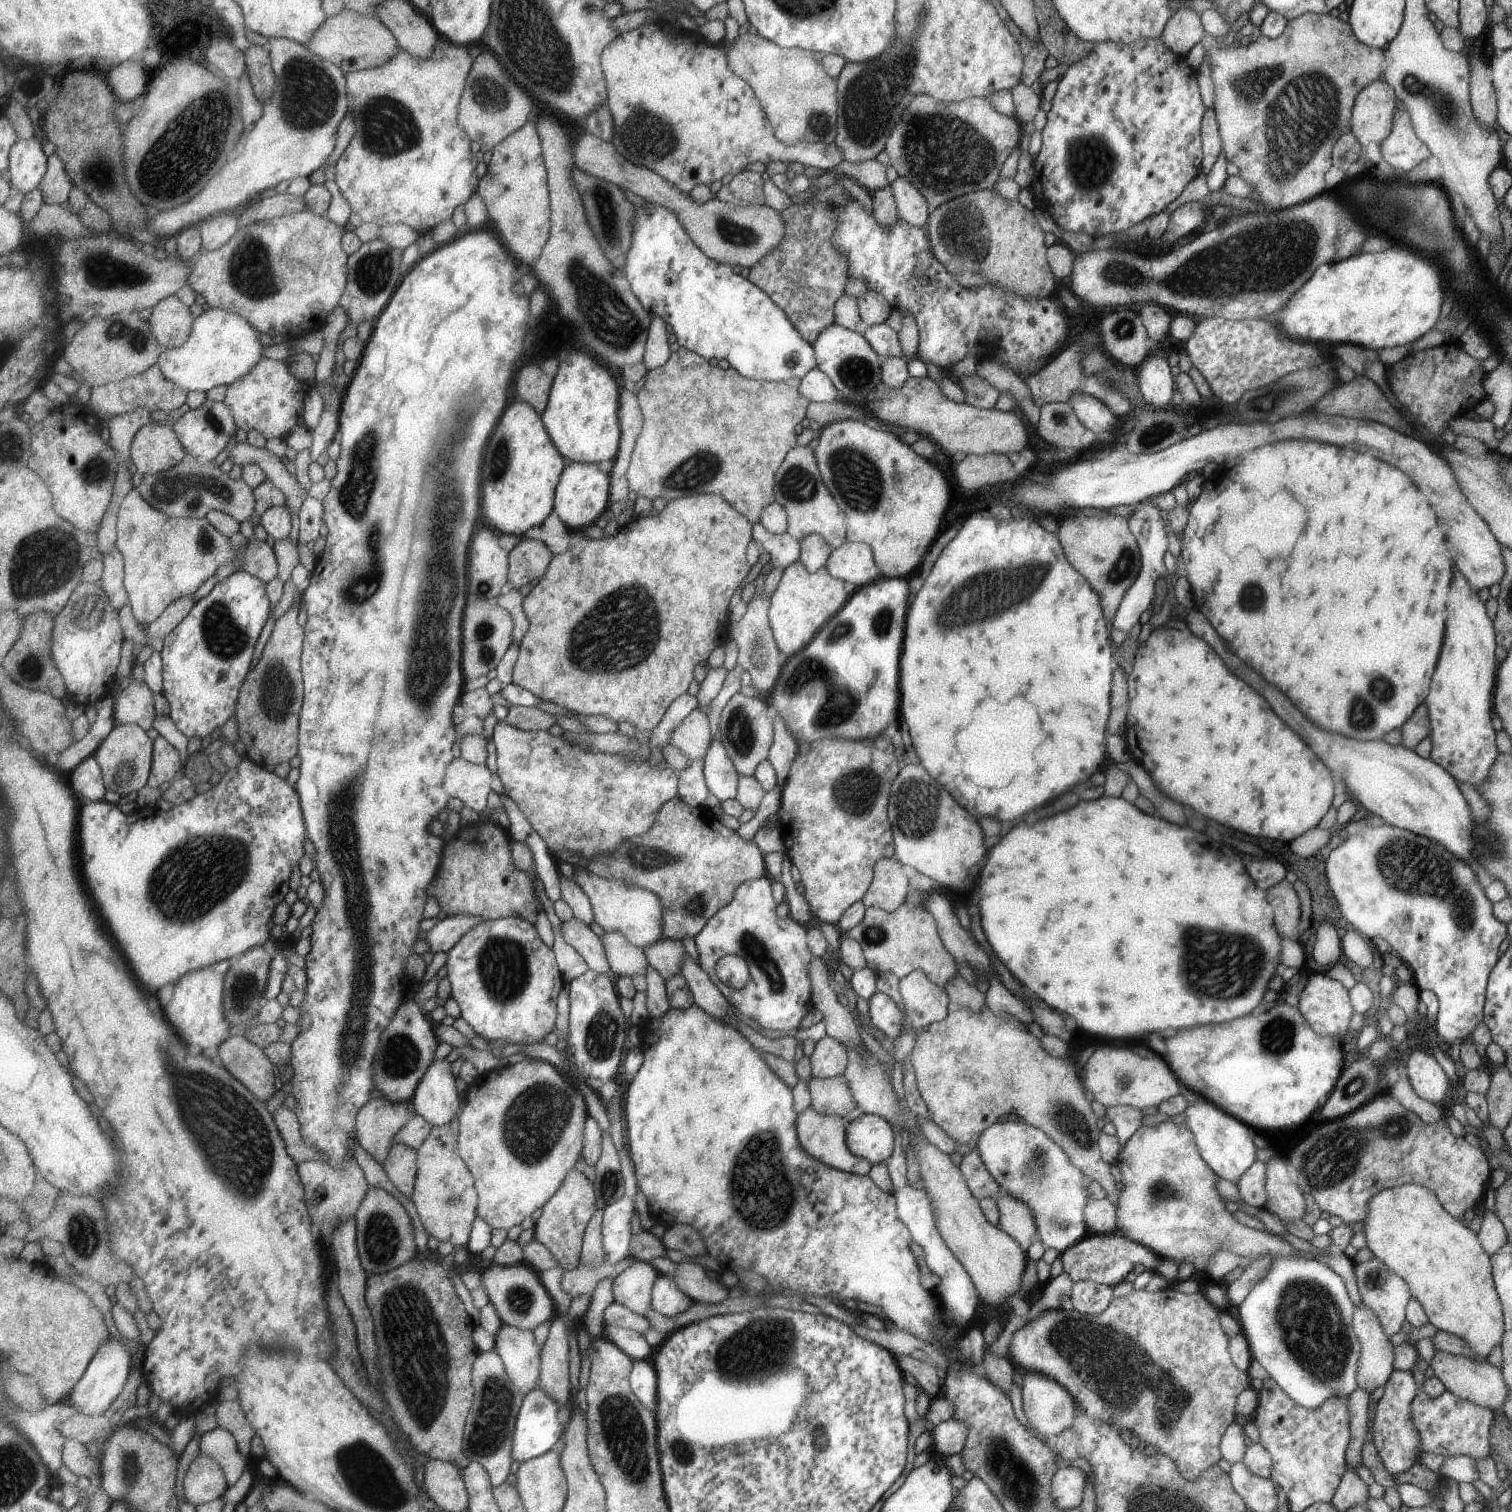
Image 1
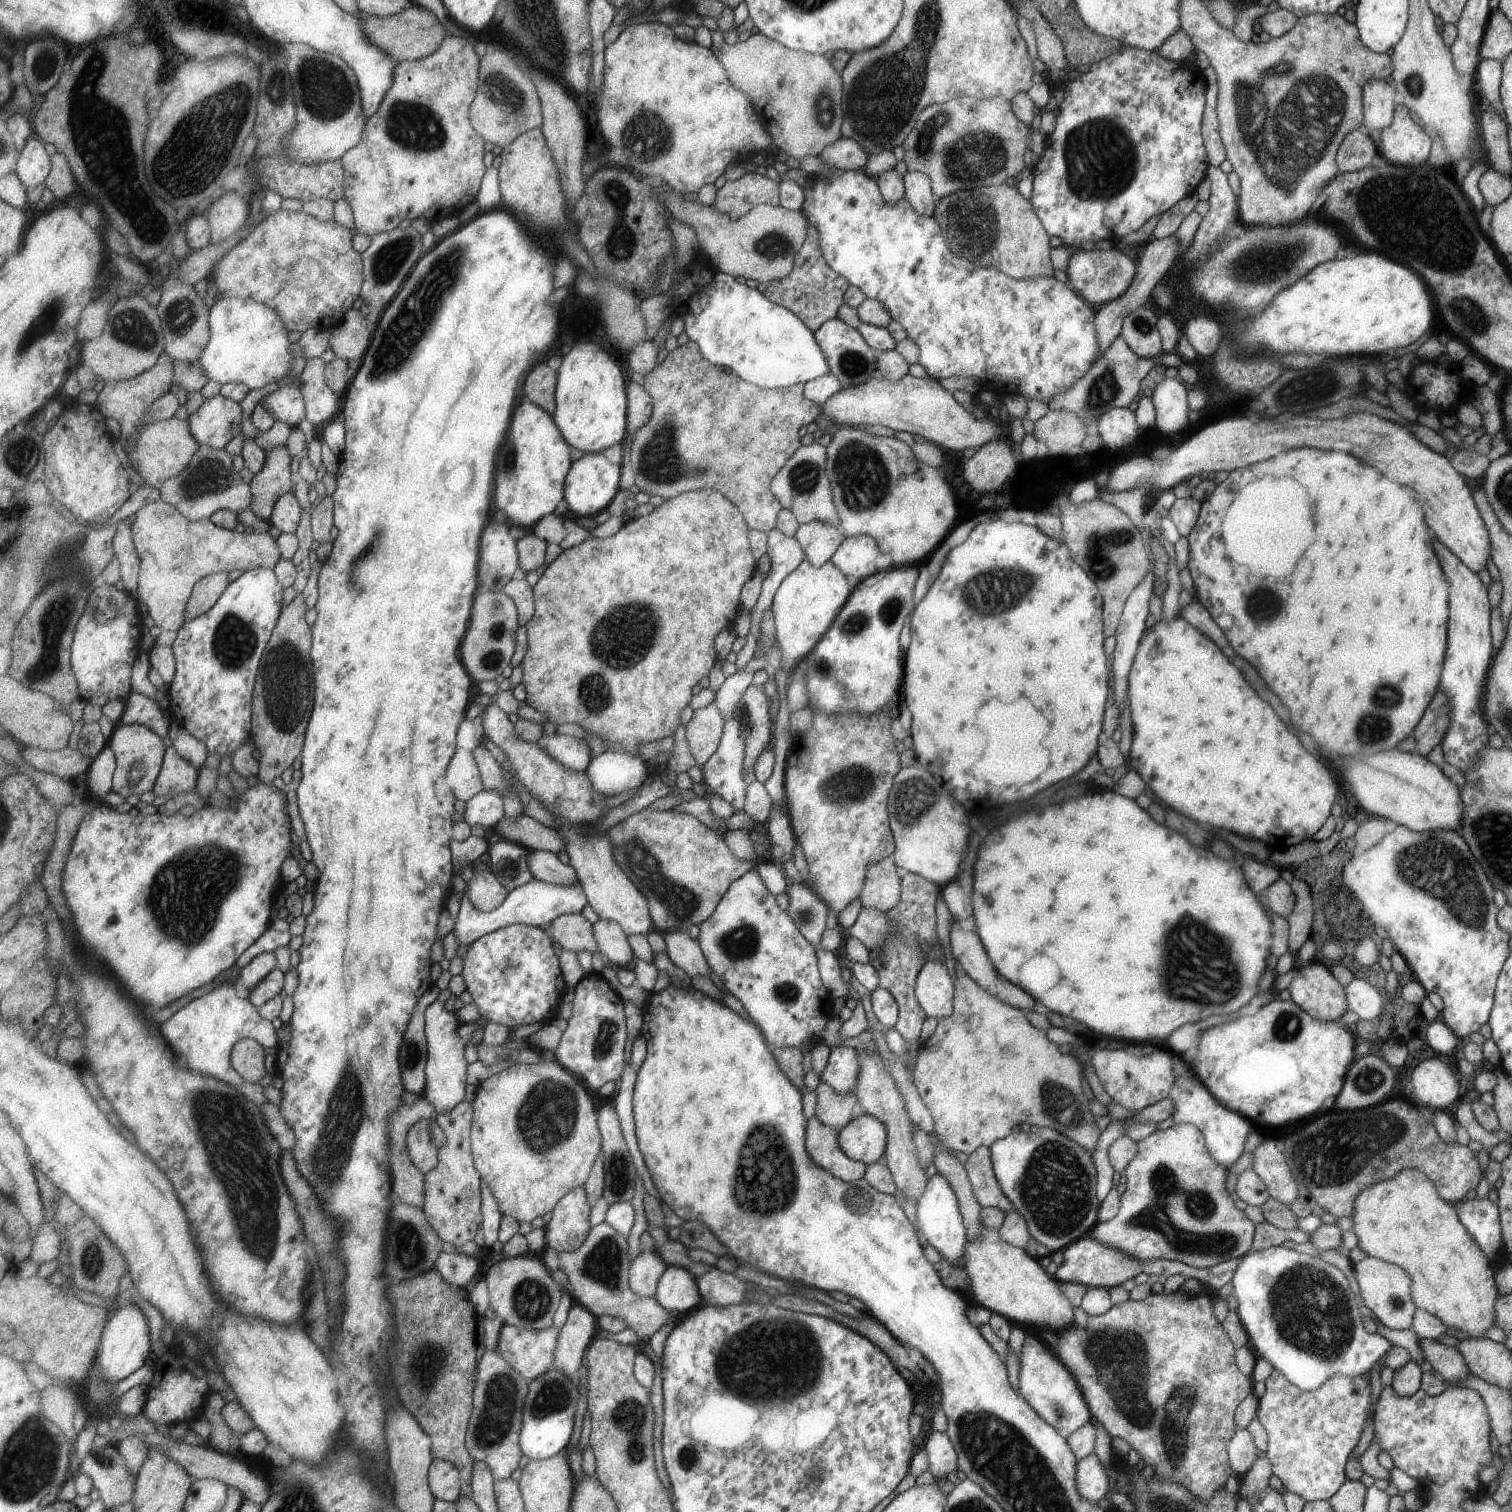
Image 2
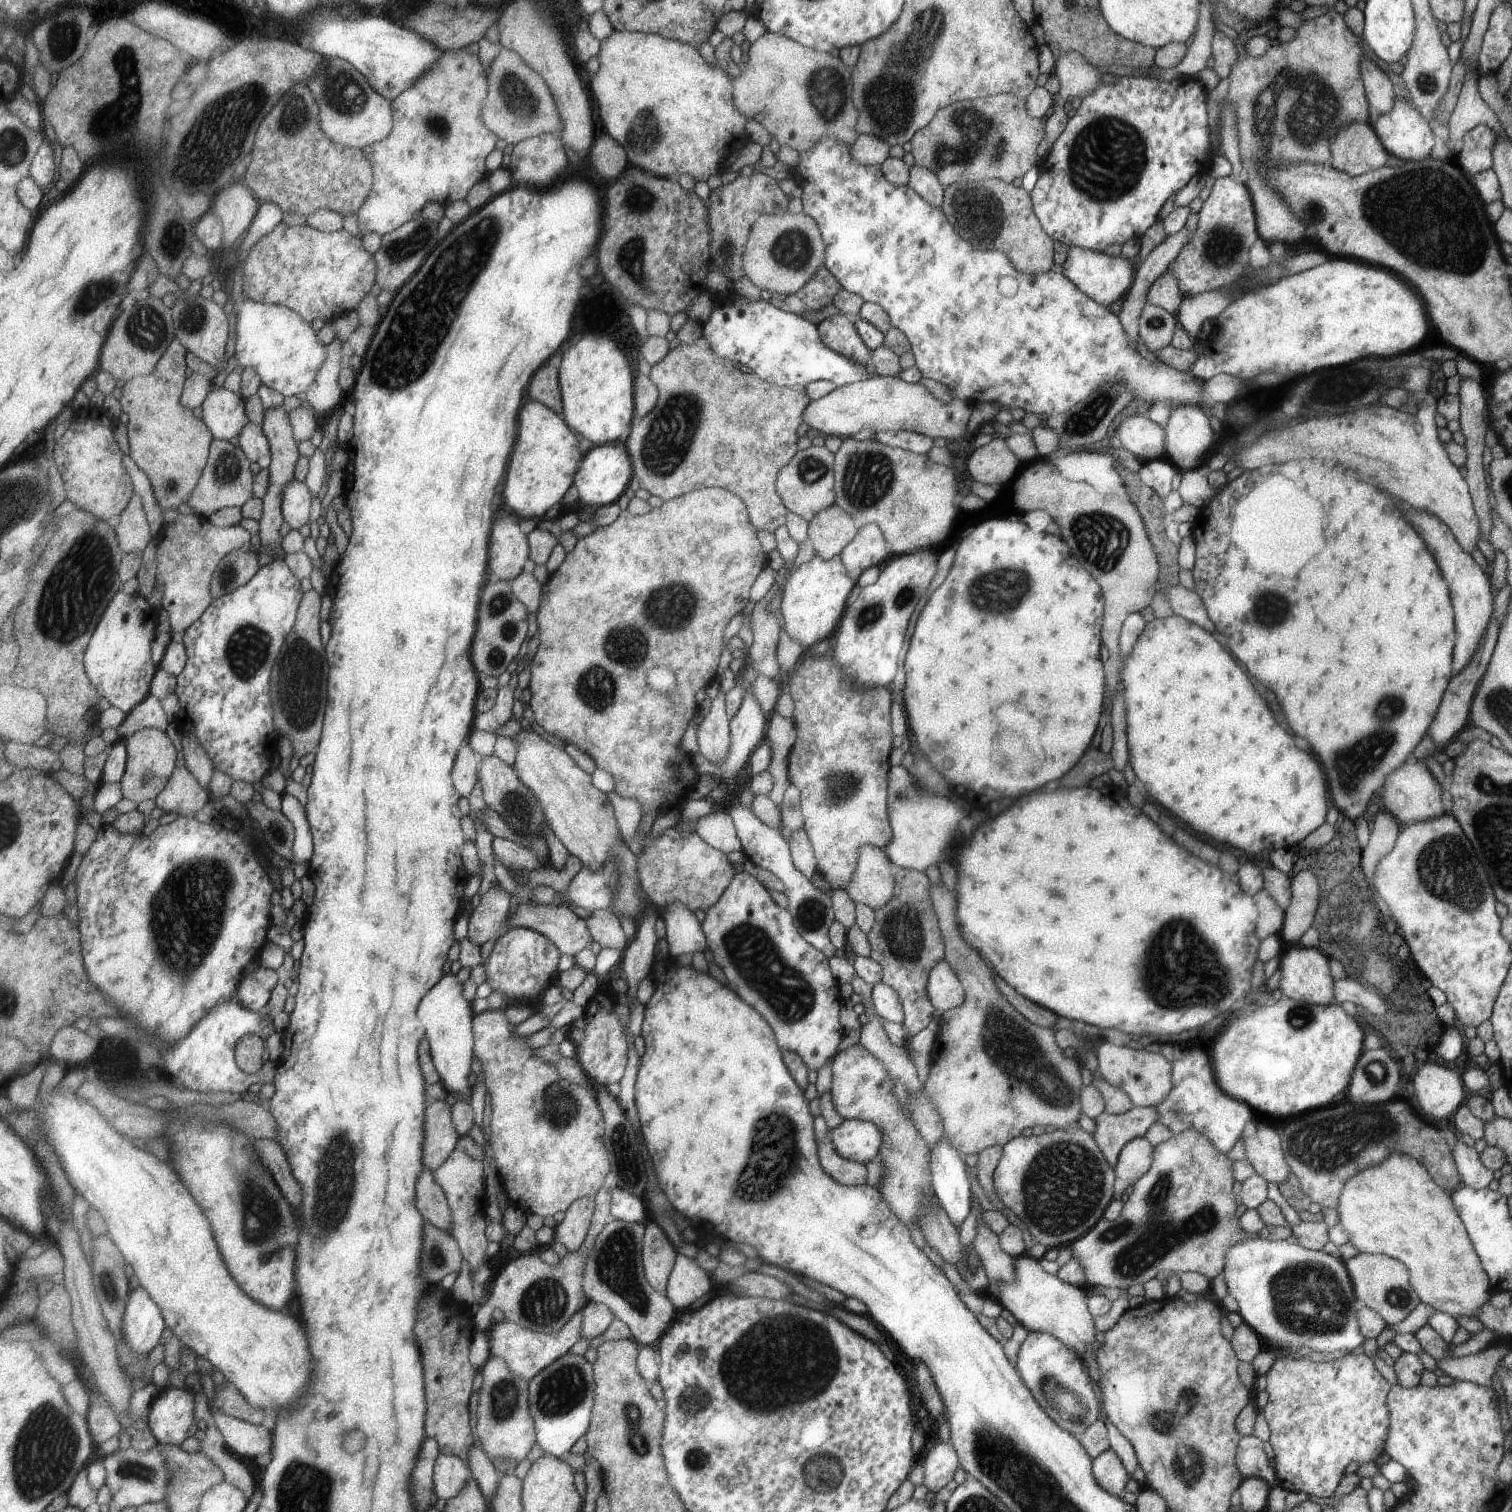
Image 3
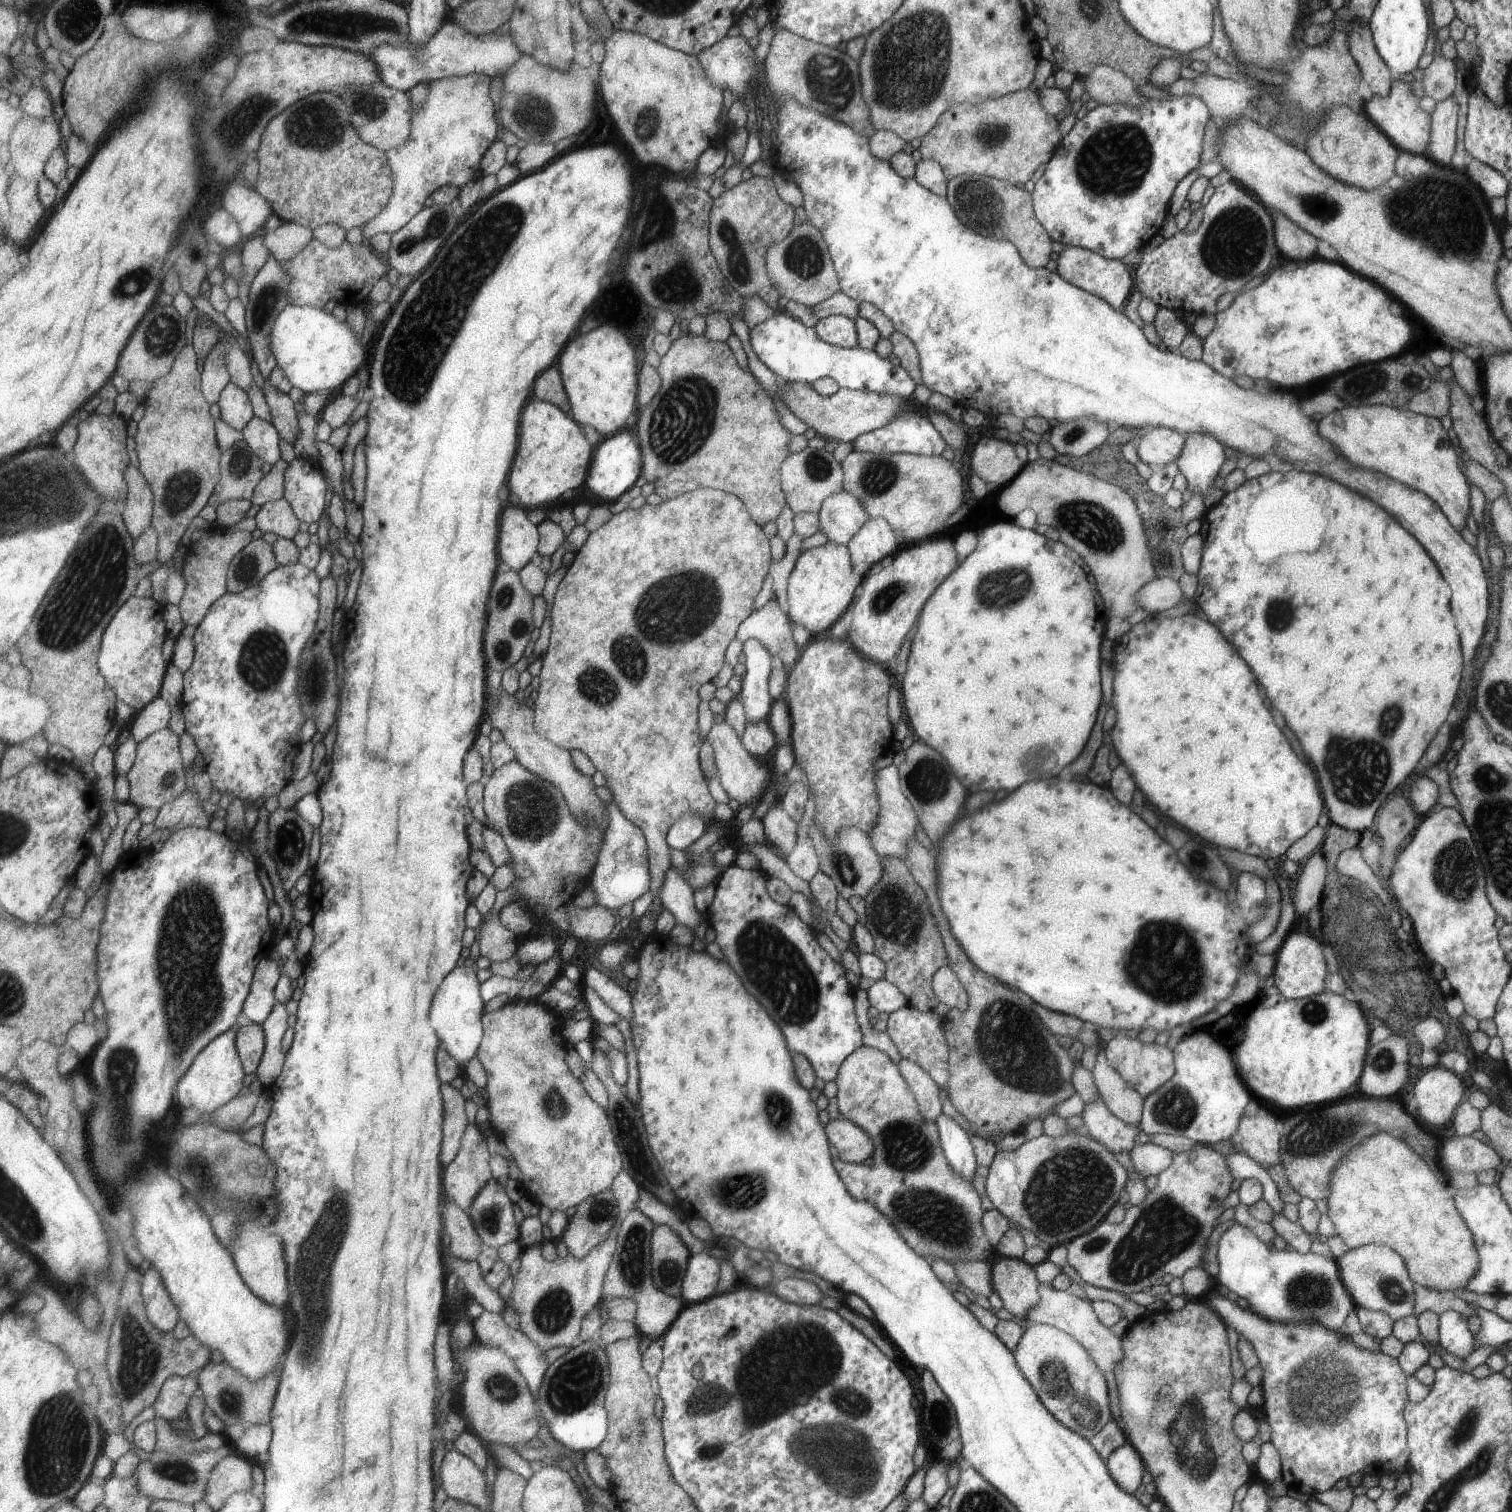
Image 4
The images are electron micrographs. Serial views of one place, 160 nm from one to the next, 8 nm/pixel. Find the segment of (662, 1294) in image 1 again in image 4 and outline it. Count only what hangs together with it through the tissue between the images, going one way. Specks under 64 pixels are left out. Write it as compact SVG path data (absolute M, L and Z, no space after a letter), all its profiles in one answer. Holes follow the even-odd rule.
M705 1251L693 1254L684 1274L681 1299L686 1304L695 1304L712 1297L721 1278L719 1272L721 1264L718 1258Z

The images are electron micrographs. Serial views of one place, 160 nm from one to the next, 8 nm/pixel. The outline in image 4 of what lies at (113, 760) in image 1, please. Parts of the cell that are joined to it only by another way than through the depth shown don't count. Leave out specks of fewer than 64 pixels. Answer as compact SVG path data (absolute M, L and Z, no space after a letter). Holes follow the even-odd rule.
M169 727L148 736L138 743L137 758L133 768L128 772L131 783L130 802L139 808L153 806L161 810L167 803L176 801L188 788L187 777L181 756L181 738Z

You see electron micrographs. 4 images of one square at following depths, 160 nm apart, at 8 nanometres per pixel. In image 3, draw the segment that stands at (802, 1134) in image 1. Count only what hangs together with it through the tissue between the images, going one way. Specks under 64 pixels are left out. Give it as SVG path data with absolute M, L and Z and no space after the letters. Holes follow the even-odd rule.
M821 1115L813 1119L813 1126L816 1131L816 1151L823 1169L841 1185L865 1185L864 1163L847 1160L838 1154L829 1141L829 1128Z

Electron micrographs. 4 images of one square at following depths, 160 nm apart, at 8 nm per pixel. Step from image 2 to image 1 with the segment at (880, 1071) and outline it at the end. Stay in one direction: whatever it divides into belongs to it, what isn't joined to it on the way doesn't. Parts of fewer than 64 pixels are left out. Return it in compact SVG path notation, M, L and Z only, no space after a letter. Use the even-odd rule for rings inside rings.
M820 957L810 960L808 977L812 986L812 1010L821 1012L826 1035L842 1045L861 1047L863 1043L857 1033L856 1021L853 1015L837 1001L836 994L829 986L830 976Z

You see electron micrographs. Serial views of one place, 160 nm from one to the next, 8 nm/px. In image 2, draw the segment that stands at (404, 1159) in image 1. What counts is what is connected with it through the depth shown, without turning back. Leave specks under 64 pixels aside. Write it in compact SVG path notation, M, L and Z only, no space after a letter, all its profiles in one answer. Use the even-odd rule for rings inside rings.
M419 1120L417 1124L411 1126L408 1131L407 1148L409 1148L409 1156L417 1170L428 1173L433 1167L439 1164L439 1147L433 1146L431 1138L431 1122L434 1120Z

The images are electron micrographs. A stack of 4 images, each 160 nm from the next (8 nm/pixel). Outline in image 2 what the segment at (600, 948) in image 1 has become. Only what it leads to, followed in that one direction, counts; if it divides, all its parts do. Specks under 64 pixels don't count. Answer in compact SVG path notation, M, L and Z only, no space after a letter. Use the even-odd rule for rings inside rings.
M567 914L559 916L551 923L551 937L561 949L567 951L591 952L601 954L595 926L583 914Z

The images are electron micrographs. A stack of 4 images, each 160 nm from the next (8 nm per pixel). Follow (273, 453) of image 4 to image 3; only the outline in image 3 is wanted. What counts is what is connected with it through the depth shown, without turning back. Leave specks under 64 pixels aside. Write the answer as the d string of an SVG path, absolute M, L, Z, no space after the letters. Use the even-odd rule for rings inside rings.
M249 421L241 431L238 442L252 462L256 462L263 469L270 466L272 450L261 424L257 425Z

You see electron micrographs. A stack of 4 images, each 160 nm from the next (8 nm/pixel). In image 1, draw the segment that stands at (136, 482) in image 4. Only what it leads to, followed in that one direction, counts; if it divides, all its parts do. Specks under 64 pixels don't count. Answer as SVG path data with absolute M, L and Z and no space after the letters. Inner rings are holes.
M113 547L105 556L104 573L101 586L112 600L113 608L121 610L128 604L128 592L124 585L126 577L126 560L117 547Z

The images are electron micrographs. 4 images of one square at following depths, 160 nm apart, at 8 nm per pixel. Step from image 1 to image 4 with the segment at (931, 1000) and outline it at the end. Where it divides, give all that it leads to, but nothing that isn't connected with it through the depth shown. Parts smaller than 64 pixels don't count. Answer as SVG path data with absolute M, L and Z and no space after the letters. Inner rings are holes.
M950 966L937 969L932 978L932 989L936 997L951 1009L964 1011L968 1008L968 993Z

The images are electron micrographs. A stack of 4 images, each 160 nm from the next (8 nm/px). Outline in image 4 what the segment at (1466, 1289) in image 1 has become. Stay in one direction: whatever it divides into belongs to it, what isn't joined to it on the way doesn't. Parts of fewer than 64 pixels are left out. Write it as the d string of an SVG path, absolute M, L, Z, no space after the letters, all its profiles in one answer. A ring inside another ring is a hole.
M1380 1132L1364 1138L1332 1170L1326 1214L1350 1249L1367 1243L1389 1246L1404 1259L1413 1283L1453 1291L1475 1276L1479 1258L1451 1194L1425 1161L1393 1135Z

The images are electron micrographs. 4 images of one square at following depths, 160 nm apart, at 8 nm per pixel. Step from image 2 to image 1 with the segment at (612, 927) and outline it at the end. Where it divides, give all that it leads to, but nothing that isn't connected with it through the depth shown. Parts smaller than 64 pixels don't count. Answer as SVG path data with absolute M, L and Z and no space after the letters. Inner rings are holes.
M605 932L601 938L613 972L619 977L646 976L650 964L644 948L634 945L622 932Z

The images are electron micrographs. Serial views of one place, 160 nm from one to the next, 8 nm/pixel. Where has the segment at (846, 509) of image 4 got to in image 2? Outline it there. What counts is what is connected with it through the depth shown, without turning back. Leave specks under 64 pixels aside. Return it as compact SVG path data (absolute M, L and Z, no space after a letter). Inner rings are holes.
M813 521L799 525L792 538L803 550L804 559L819 567L829 561L846 537L838 526Z

